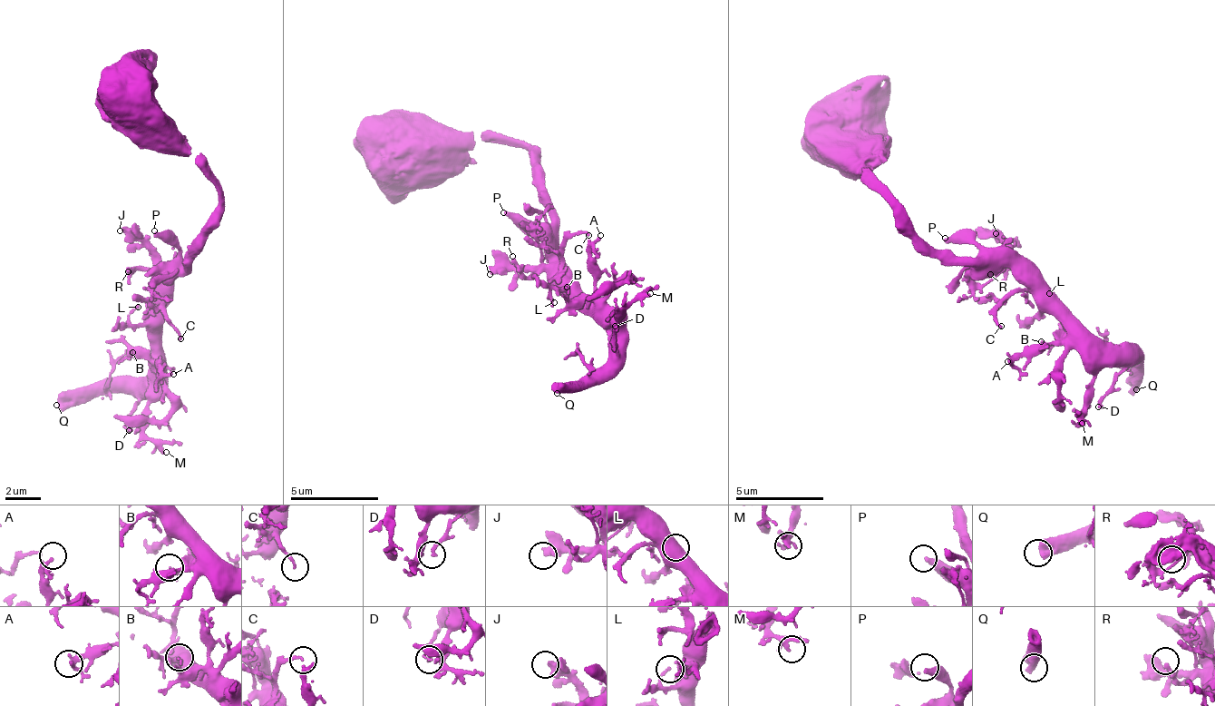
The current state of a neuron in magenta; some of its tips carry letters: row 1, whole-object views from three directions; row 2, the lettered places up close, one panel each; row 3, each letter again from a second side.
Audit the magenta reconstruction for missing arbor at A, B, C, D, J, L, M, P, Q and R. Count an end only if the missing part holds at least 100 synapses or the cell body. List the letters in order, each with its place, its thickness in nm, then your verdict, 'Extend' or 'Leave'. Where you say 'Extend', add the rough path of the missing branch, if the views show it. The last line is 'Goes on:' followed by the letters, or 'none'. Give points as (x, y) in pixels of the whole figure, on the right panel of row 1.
A: Place: (1007, 361). Thickness 180 nm. Leave
B: Place: (1041, 341). Thickness 70 nm. Leave
C: Place: (1001, 326). Thickness 140 nm. Leave
D: Place: (1098, 406). Thickness 170 nm. Leave
J: Place: (996, 233). Thickness 480 nm. Leave
L: Place: (1049, 293). Thickness 110 nm. Leave
M: Place: (1082, 423). Thickness 240 nm. Leave
P: Place: (945, 238). Thickness 360 nm. Leave
Q: Place: (1136, 389). Thickness 600 nm. Extend
R: Place: (990, 274). Thickness 160 nm. Leave
Goes on: Q

